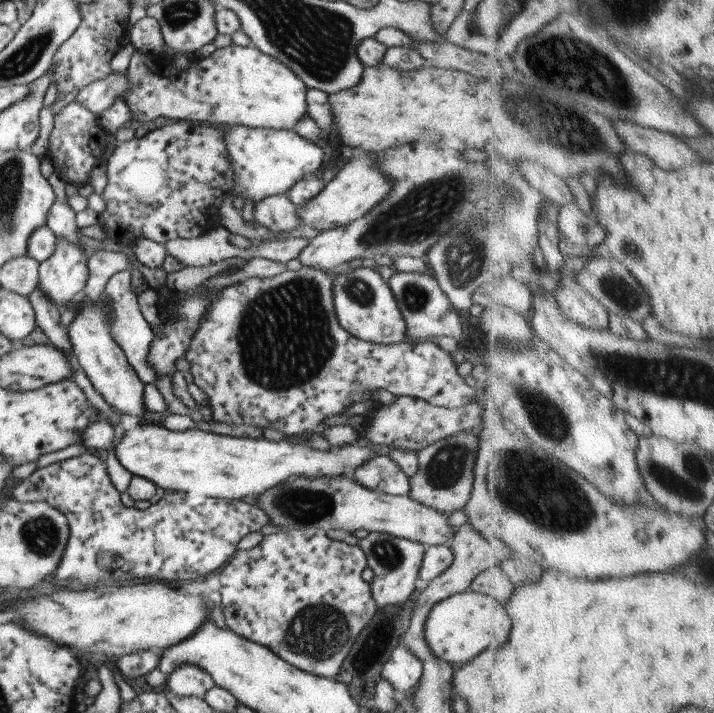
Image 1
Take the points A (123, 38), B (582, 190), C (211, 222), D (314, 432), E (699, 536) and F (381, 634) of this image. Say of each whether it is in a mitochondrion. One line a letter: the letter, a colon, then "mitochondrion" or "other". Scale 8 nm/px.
A: other
B: other
C: other
D: other
E: other
F: other

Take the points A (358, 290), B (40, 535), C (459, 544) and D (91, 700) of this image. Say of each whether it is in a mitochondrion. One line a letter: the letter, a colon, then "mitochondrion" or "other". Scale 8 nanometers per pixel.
A: mitochondrion
B: mitochondrion
C: other
D: other

